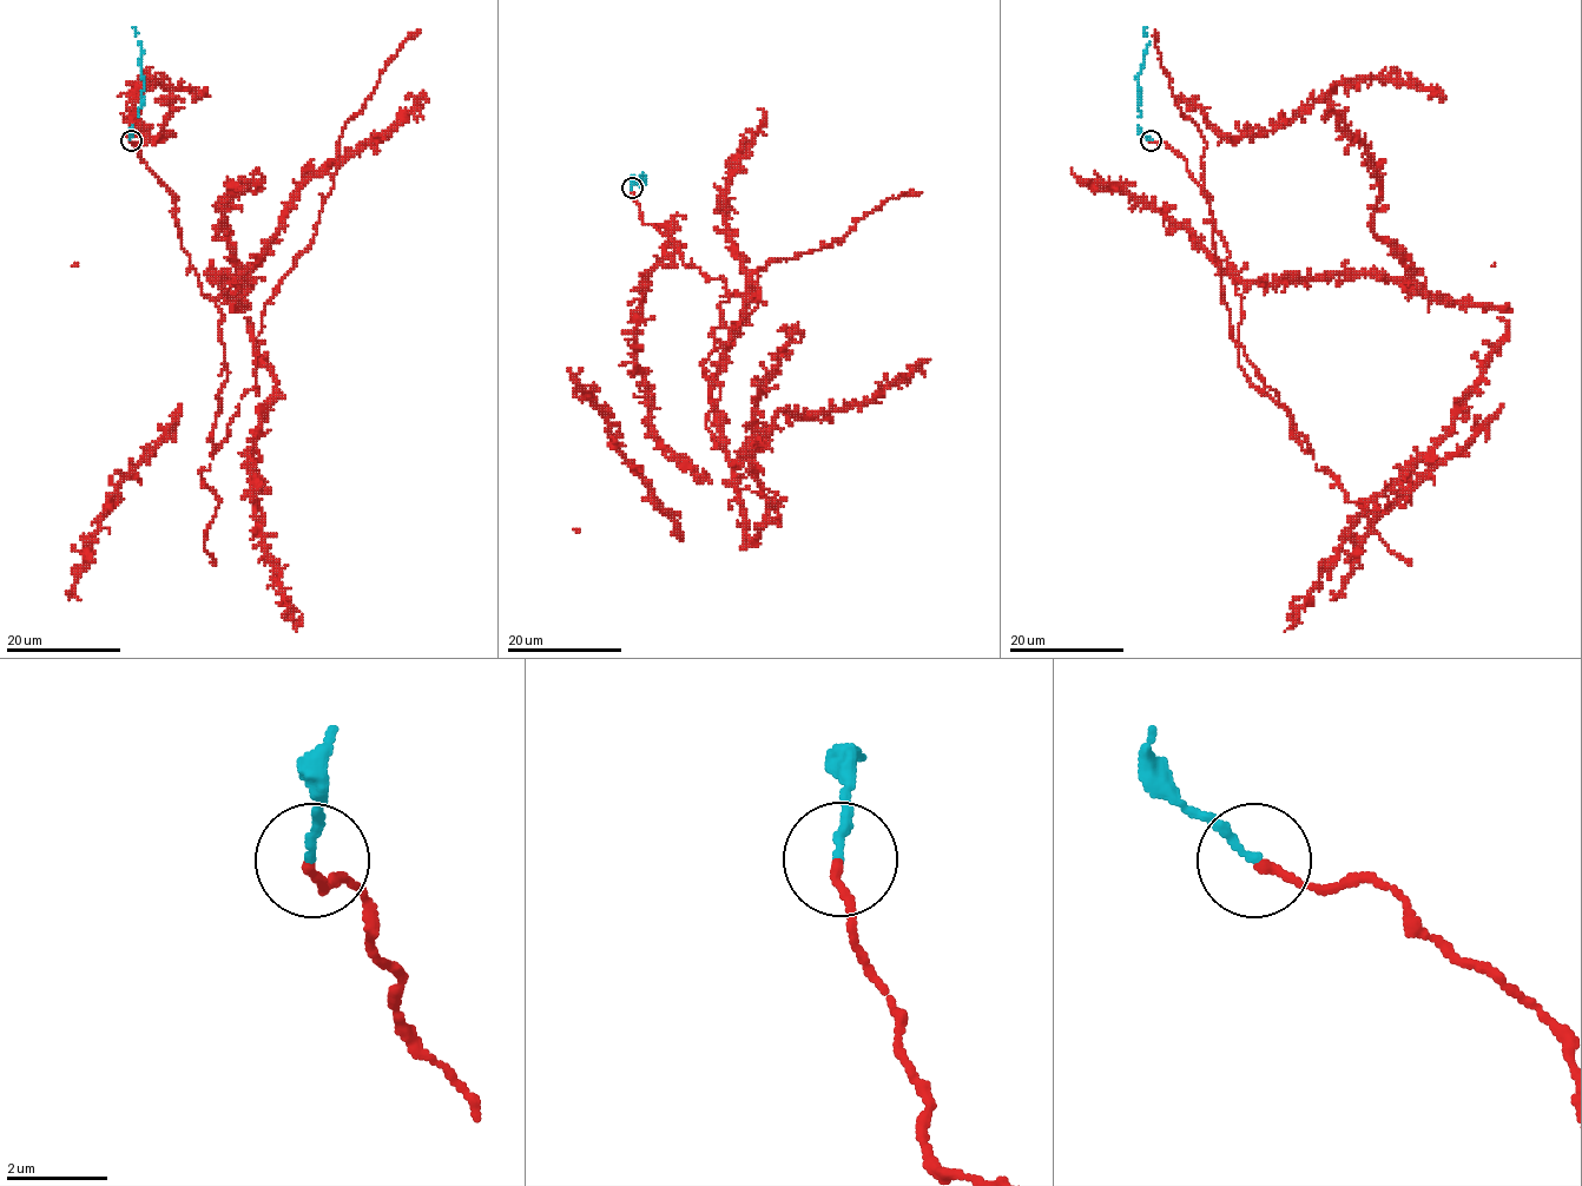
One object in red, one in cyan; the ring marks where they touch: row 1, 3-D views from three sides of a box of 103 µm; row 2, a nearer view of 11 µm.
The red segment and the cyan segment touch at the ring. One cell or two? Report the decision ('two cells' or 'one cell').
one cell

